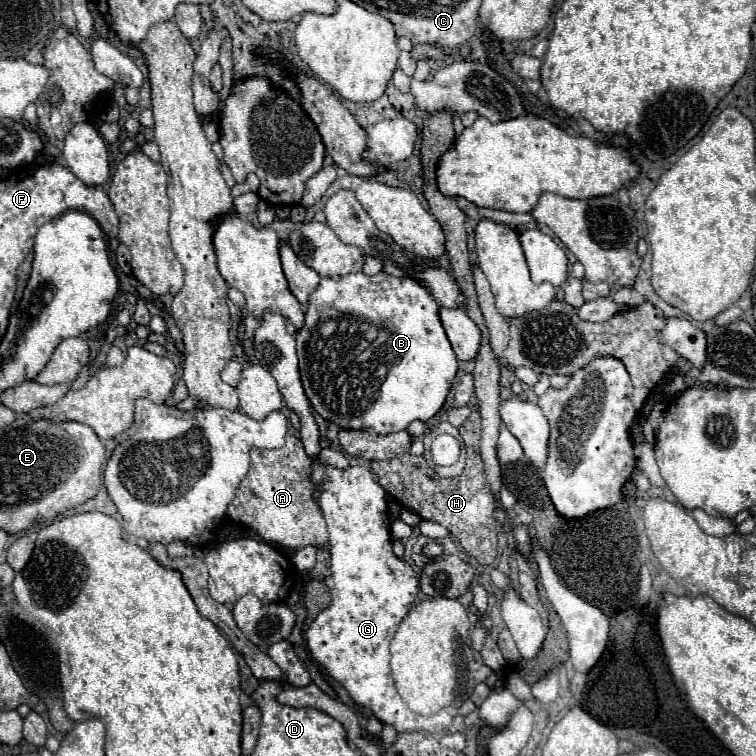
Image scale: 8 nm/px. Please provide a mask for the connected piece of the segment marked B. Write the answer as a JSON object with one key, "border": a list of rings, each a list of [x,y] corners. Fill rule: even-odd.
{"border":[[[351,273],[345,277],[321,277],[319,287],[311,293],[311,299],[305,305],[305,323],[297,331],[297,357],[299,357],[299,373],[301,373],[301,383],[305,389],[305,395],[311,403],[311,407],[327,421],[341,429],[353,429],[353,431],[371,431],[377,435],[389,435],[395,431],[403,431],[411,421],[429,421],[445,403],[447,393],[451,389],[451,383],[455,379],[458,370],[458,360],[451,349],[451,343],[441,327],[439,321],[439,303],[429,295],[429,291],[419,285],[411,277],[393,277],[387,273],[377,273],[377,275],[365,275],[365,273]]]}

